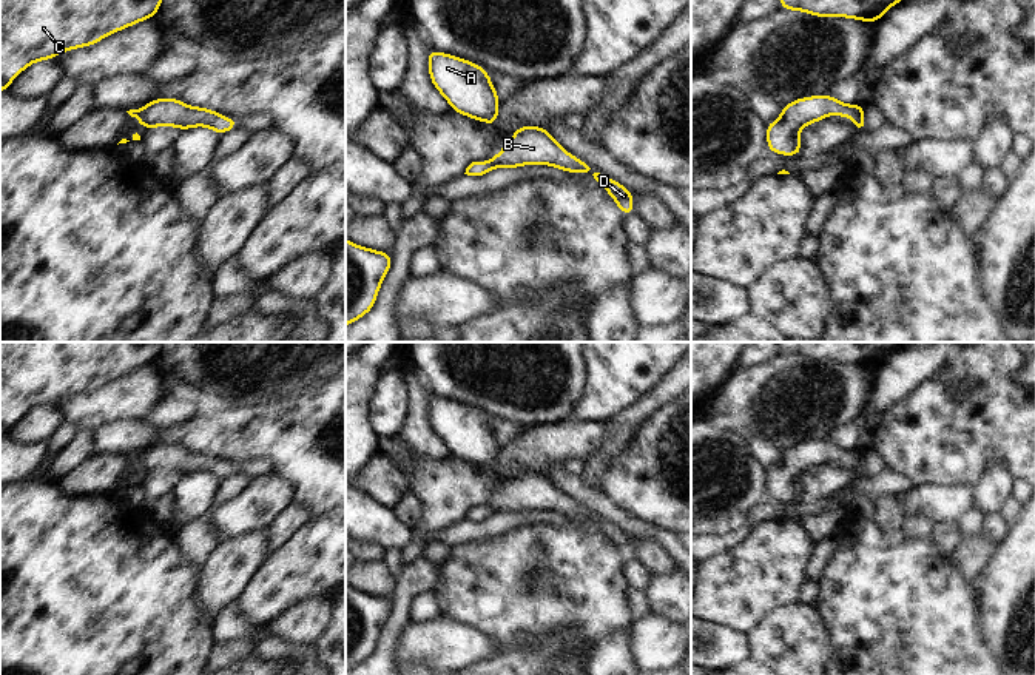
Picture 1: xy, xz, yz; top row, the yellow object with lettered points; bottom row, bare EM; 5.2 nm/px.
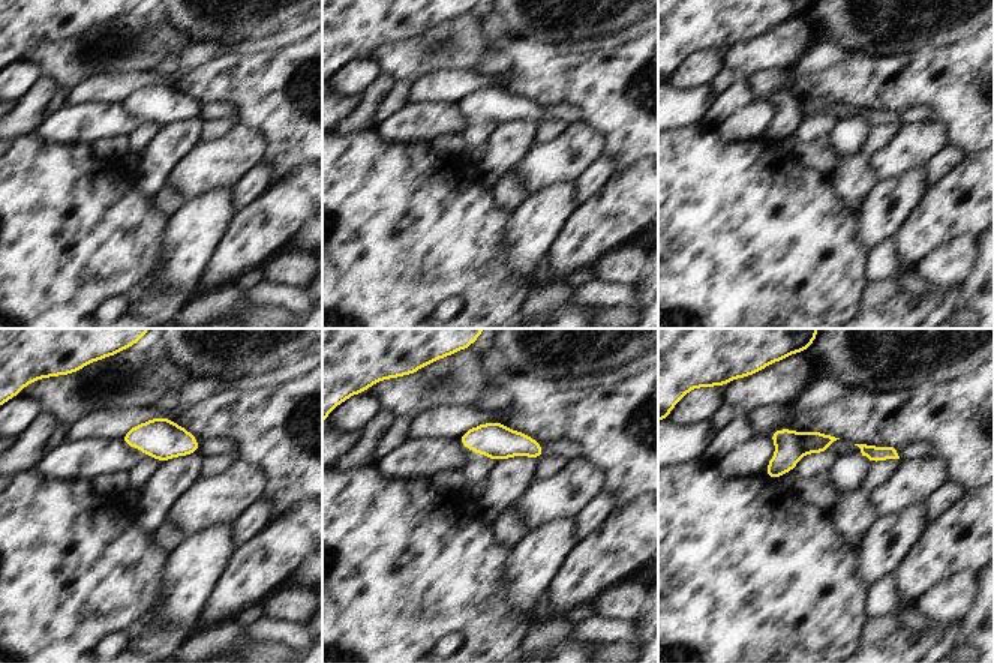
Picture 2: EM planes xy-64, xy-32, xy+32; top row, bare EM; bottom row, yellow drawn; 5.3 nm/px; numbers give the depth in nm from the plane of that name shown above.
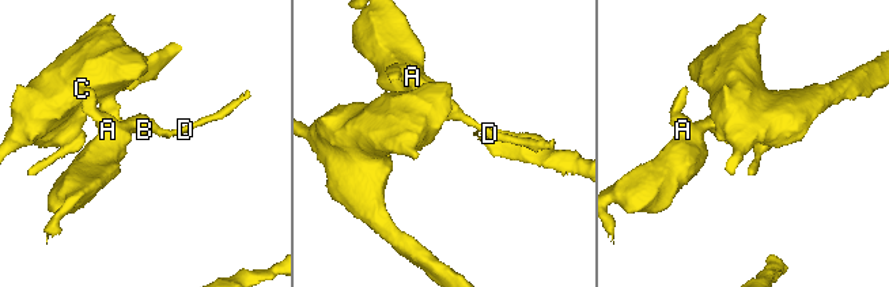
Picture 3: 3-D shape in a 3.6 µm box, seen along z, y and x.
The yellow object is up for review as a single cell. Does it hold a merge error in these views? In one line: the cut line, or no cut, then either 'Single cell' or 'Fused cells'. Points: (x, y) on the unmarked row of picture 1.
Split along xy (139, 455), (148, 472). Fused cells.

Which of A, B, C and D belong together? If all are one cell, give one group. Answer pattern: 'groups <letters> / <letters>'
groups A B D / C

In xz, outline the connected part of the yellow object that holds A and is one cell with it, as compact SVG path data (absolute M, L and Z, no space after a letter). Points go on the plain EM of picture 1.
M429 395L429 422L457 459L495 470L500 442L486 415L470 405Z

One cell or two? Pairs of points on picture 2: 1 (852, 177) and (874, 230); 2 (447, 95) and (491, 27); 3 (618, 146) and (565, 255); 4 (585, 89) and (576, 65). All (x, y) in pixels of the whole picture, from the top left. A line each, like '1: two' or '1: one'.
1: two
2: two
3: two
4: one

